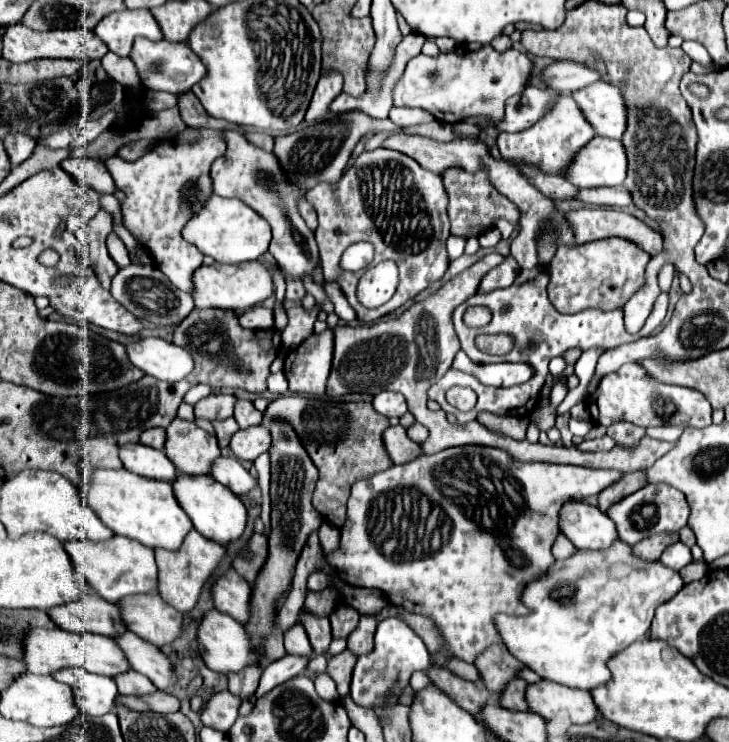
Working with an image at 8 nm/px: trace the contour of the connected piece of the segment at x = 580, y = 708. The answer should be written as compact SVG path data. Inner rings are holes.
M547 679L527 685L525 701L529 709L541 715L543 719L565 715L571 719L571 723L583 725L599 715L595 703L591 701L589 691L565 687Z

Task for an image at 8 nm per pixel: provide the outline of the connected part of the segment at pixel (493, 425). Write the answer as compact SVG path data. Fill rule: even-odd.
M487 411L478 413L477 420L488 429L500 435L507 435L511 439L525 439L527 427L529 427L529 417L501 416L494 415Z

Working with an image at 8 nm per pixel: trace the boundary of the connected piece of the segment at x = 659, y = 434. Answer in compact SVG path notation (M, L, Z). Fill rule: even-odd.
M671 425L671 427L649 427L647 429L647 435L653 437L653 439L661 439L661 441L677 441L679 435L683 433L683 427L681 425Z

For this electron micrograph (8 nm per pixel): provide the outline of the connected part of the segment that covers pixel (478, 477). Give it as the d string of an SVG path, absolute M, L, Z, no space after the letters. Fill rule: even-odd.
M467 445L467 447L451 447L451 449L443 449L435 455L423 455L423 457L415 457L409 463L403 465L393 465L387 471L375 473L369 479L361 479L351 487L351 497L347 503L347 521L341 527L341 541L339 541L339 549L327 553L327 563L335 569L335 573L339 575L339 579L343 579L345 583L353 583L355 587L363 587L363 589L379 589L381 593L385 593L385 597L389 599L389 603L393 605L401 605L403 609L411 611L411 613L421 613L421 615L429 615L433 617L433 621L437 623L437 627L441 629L449 651L467 661L473 663L475 657L491 643L501 643L501 637L495 629L493 617L497 613L511 613L511 615L527 615L527 607L521 605L519 595L523 591L523 587L529 581L539 579L551 565L553 565L553 555L551 555L551 545L555 541L555 537L559 535L559 523L557 523L557 515L559 509L565 501L581 501L589 495L595 495L599 491L603 491L607 485L611 485L613 481L621 479L621 473L609 471L609 469L587 469L587 467L577 467L577 465L555 465L555 463L523 463L517 461L513 457L509 457L509 453L505 449L499 447L483 447L483 445Z

